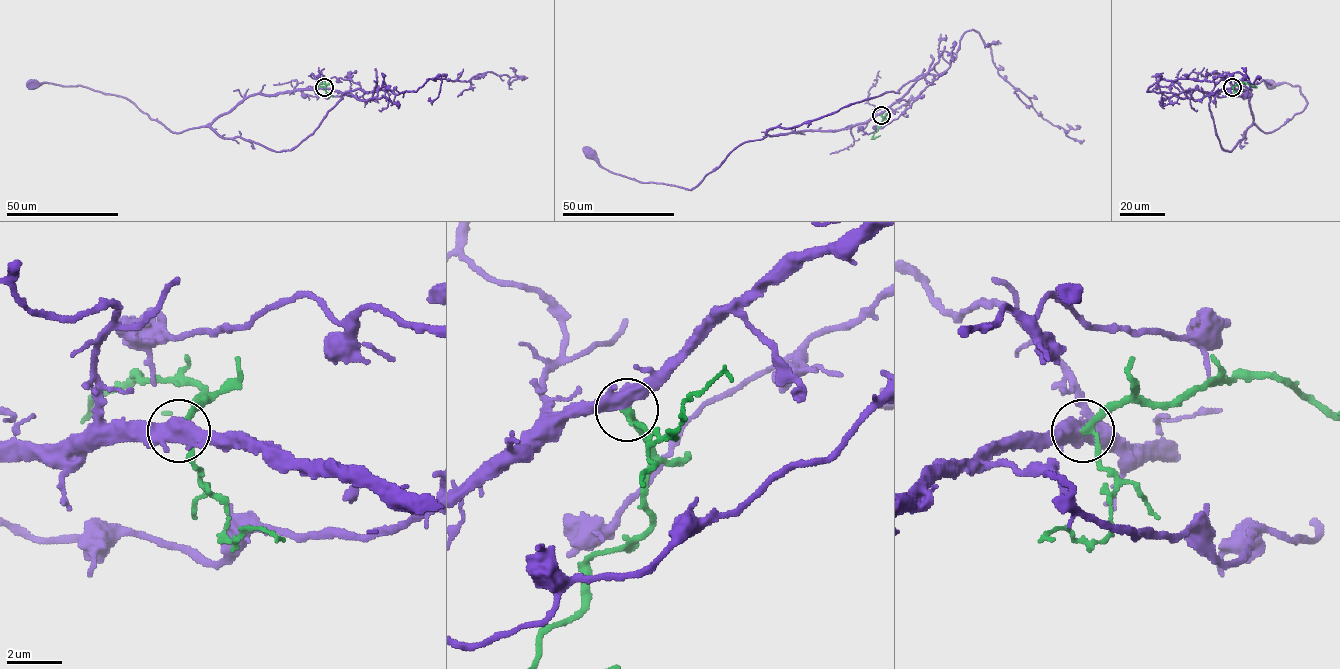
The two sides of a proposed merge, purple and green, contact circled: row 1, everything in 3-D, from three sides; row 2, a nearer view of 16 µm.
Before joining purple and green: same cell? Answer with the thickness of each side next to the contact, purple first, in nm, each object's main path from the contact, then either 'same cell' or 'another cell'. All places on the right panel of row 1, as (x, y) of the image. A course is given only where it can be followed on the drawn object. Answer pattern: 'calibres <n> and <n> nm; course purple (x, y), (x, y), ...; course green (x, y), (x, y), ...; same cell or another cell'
calibres 550 and 190 nm; course purple (1232, 87), (1248, 94), (1253, 123), (1263, 131), (1271, 133), (1300, 113), (1307, 104), (1298, 86), (1271, 84); course green (1232, 87), (1245, 83), (1253, 86); same cell

